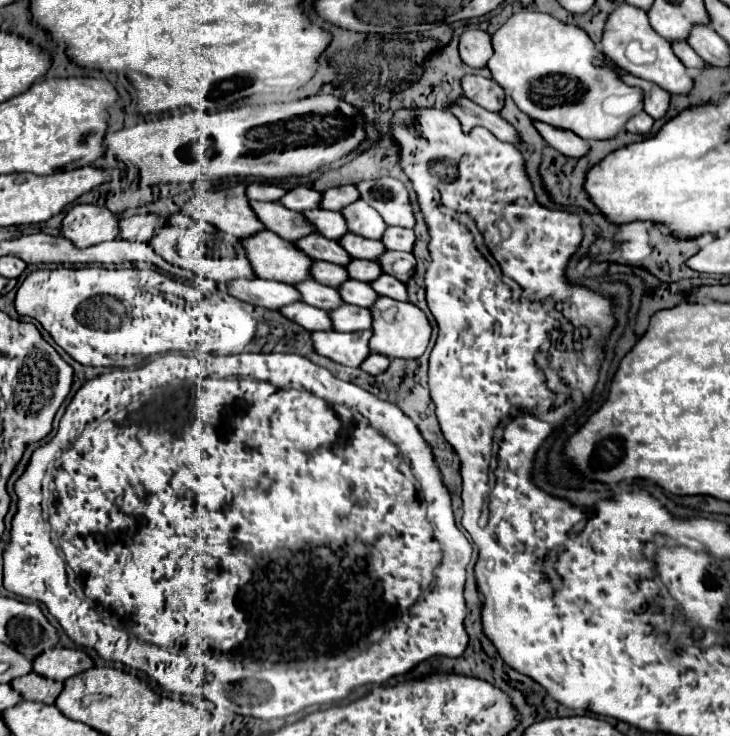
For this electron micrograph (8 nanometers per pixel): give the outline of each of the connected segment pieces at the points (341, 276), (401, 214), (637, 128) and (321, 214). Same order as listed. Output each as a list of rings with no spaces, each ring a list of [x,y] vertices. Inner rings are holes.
[[[317,262],[313,264],[311,268],[311,274],[317,282],[321,284],[329,284],[331,288],[339,288],[339,284],[347,282],[349,276],[347,276],[347,268],[345,266],[339,266],[339,264],[327,264],[327,262]],[[329,280],[343,280],[343,282],[329,282]]]
[[[387,176],[379,180],[363,180],[357,184],[357,188],[361,192],[361,200],[373,206],[389,226],[415,226],[413,204],[403,182]]]
[[[641,112],[641,114],[633,116],[625,128],[629,132],[635,132],[635,134],[647,134],[653,128],[653,118],[647,112]]]
[[[317,208],[317,210],[307,210],[305,216],[307,216],[307,220],[311,220],[315,224],[319,234],[321,232],[337,232],[337,234],[323,234],[327,238],[339,240],[339,236],[347,234],[347,222],[343,220],[341,212],[331,212],[331,210]]]

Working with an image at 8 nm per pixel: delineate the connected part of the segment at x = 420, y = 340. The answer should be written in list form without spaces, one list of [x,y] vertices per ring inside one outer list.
[[[381,296],[371,308],[371,312],[373,312],[373,338],[369,342],[371,352],[383,354],[387,358],[419,358],[427,350],[433,328],[429,318],[419,306]]]

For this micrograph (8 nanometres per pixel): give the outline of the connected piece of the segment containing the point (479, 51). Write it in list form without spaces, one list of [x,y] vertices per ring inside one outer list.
[[[469,30],[461,36],[459,54],[461,60],[471,68],[485,68],[491,58],[491,36],[483,30]]]

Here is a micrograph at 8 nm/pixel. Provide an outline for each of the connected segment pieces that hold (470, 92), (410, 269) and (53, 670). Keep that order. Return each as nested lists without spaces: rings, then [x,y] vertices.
[[[465,76],[463,82],[463,92],[469,100],[473,100],[475,104],[487,108],[489,112],[501,112],[503,104],[505,104],[505,92],[503,88],[499,88],[499,84],[495,84],[495,80],[483,78],[483,76]]]
[[[385,252],[379,256],[379,264],[385,274],[407,282],[415,274],[415,256],[411,252]]]
[[[53,648],[33,660],[33,672],[59,682],[65,682],[67,678],[89,668],[93,668],[93,658],[87,652],[75,648]]]

